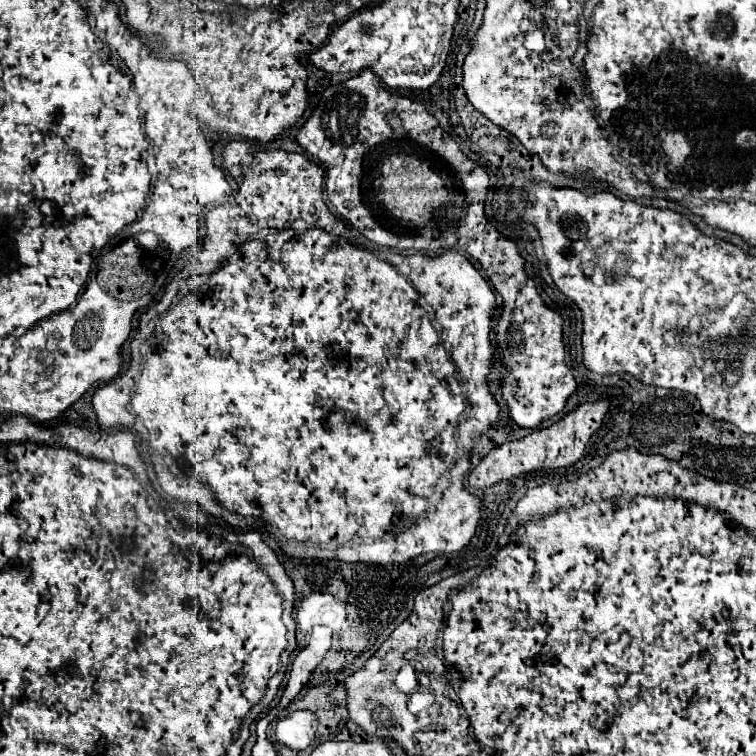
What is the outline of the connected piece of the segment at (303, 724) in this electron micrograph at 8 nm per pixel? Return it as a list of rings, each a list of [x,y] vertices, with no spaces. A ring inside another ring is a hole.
[[[295,711],[277,723],[277,739],[295,751],[303,751],[311,745],[317,731],[317,723],[319,721],[315,713]]]

